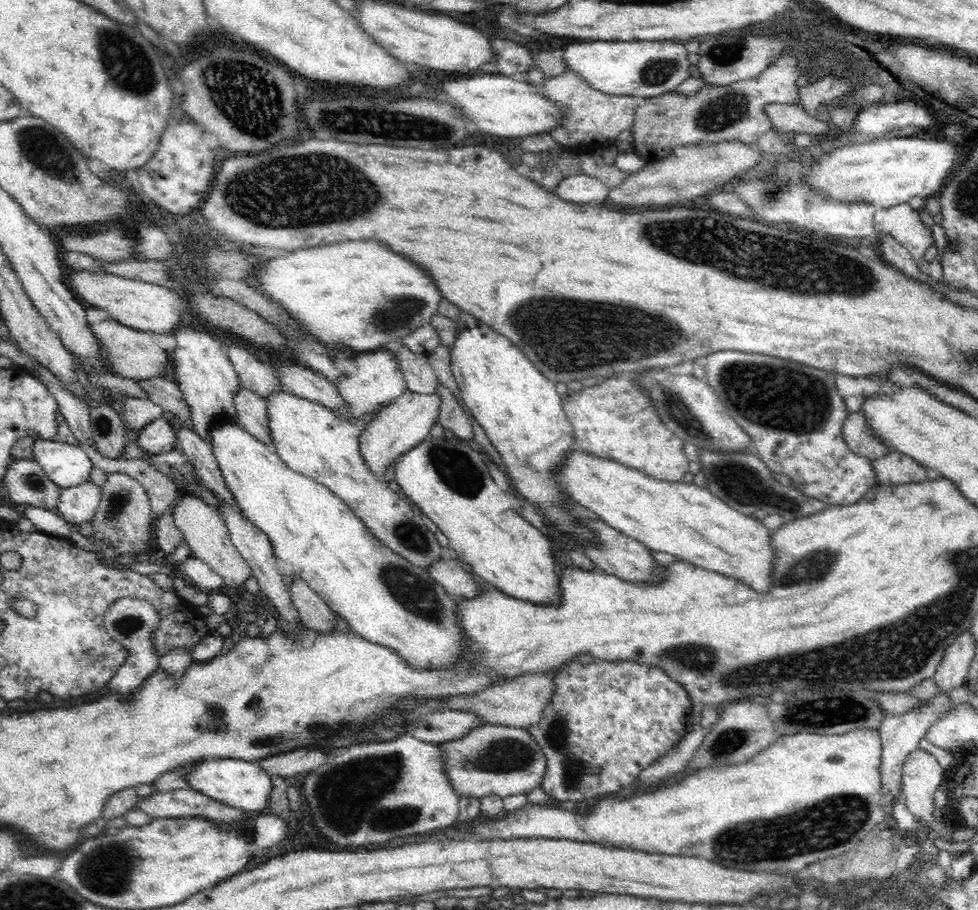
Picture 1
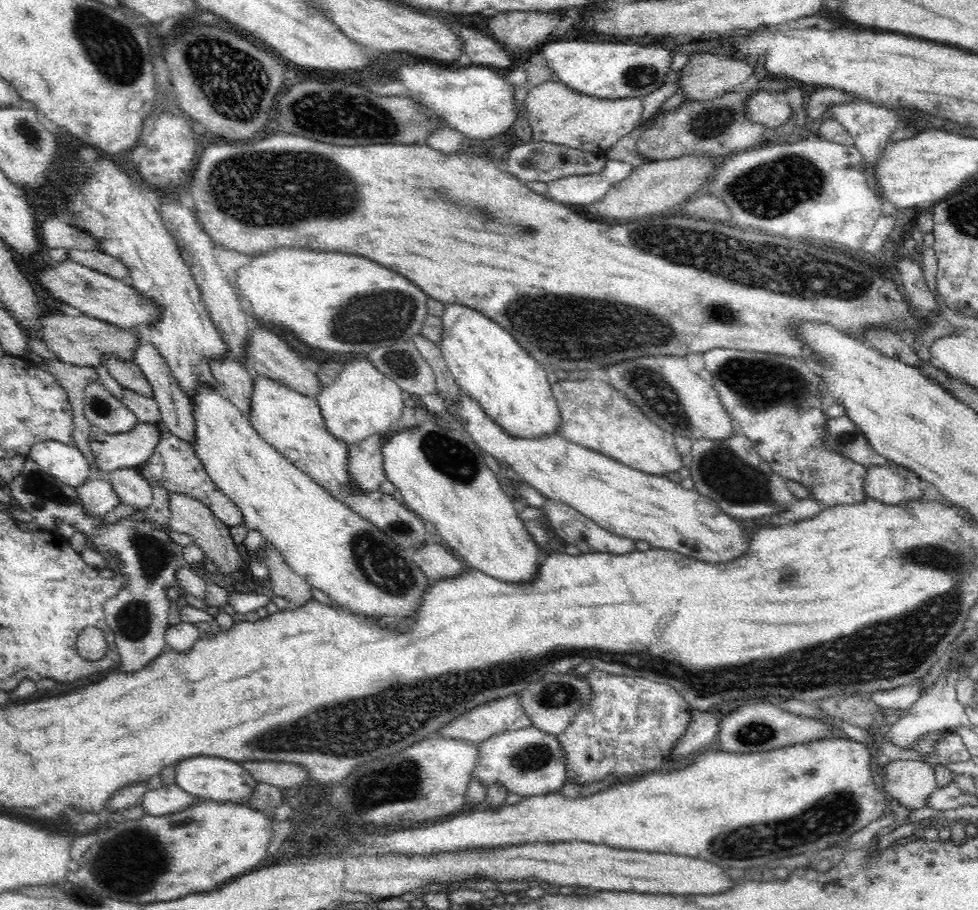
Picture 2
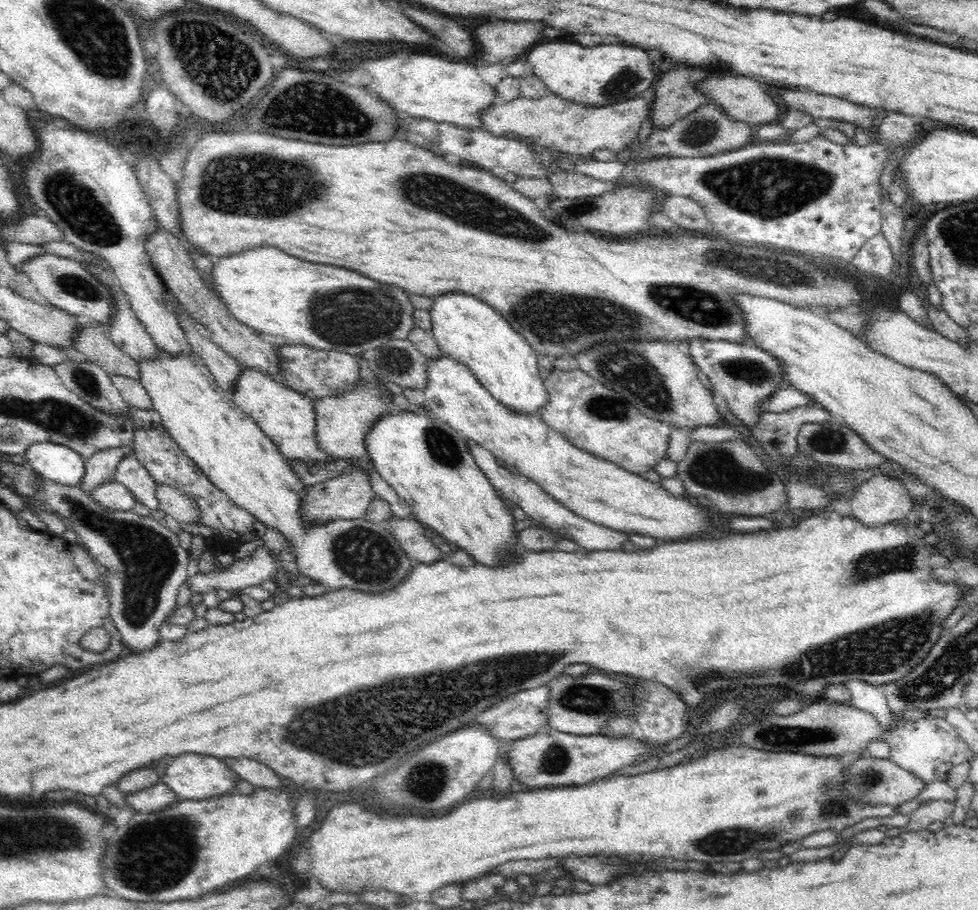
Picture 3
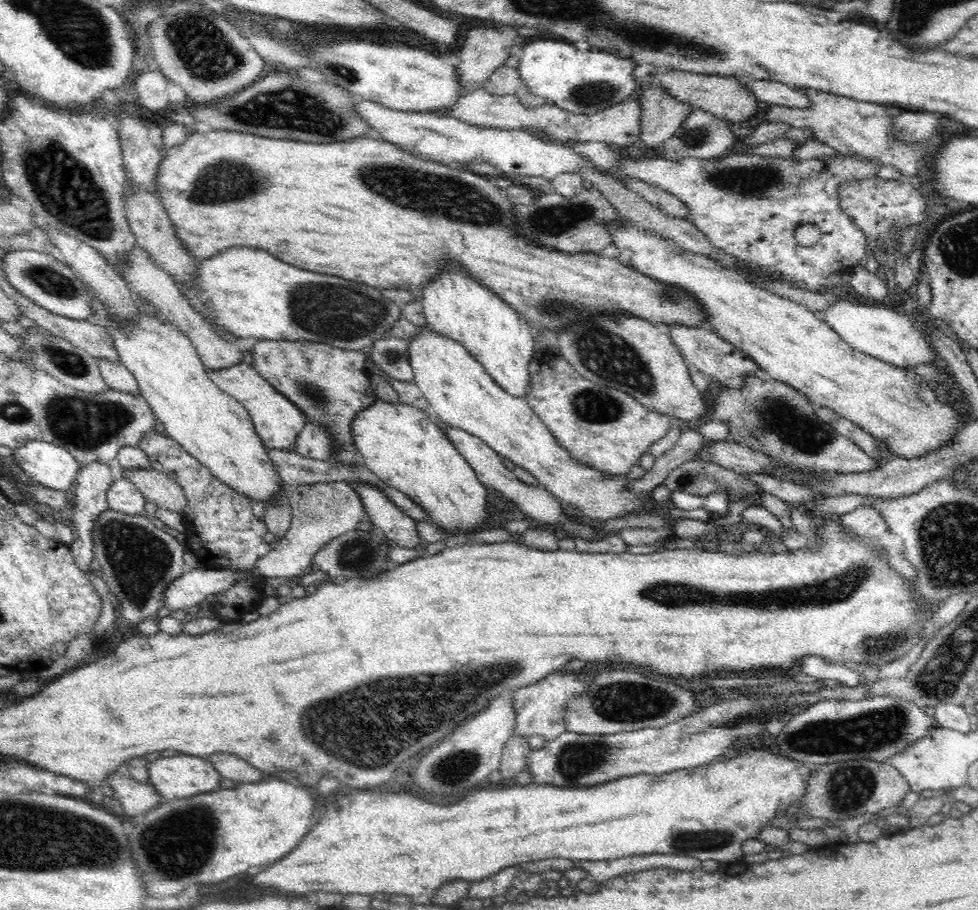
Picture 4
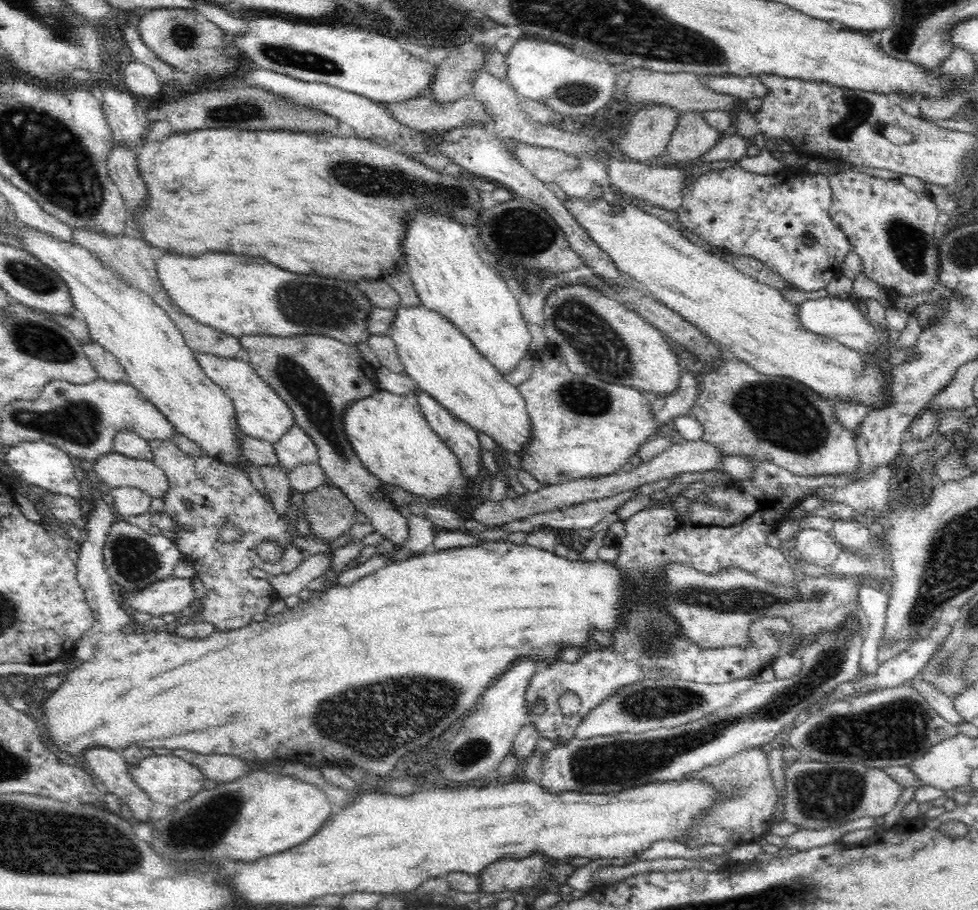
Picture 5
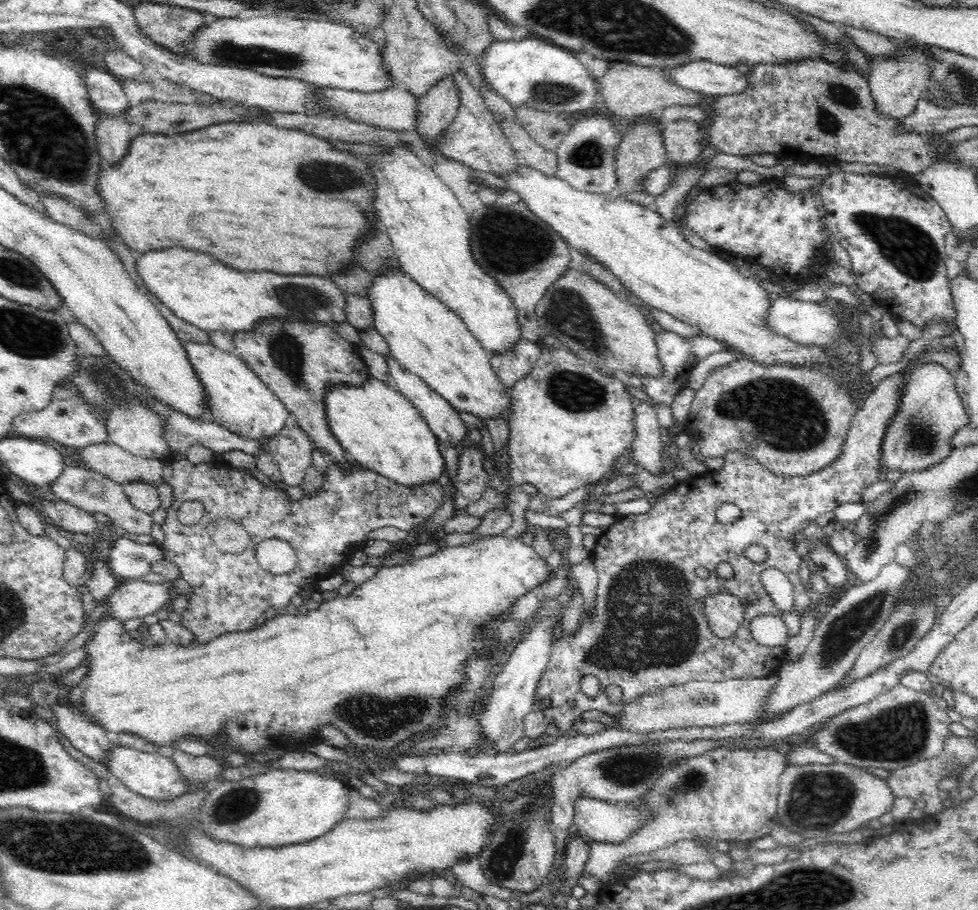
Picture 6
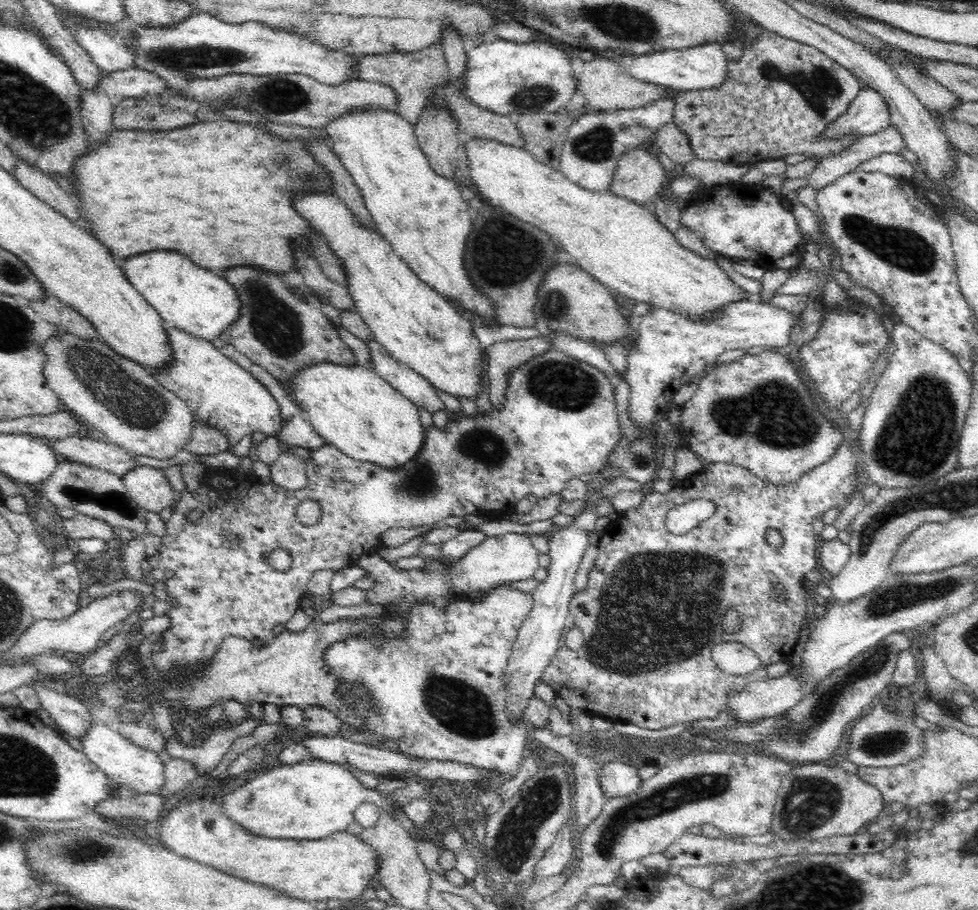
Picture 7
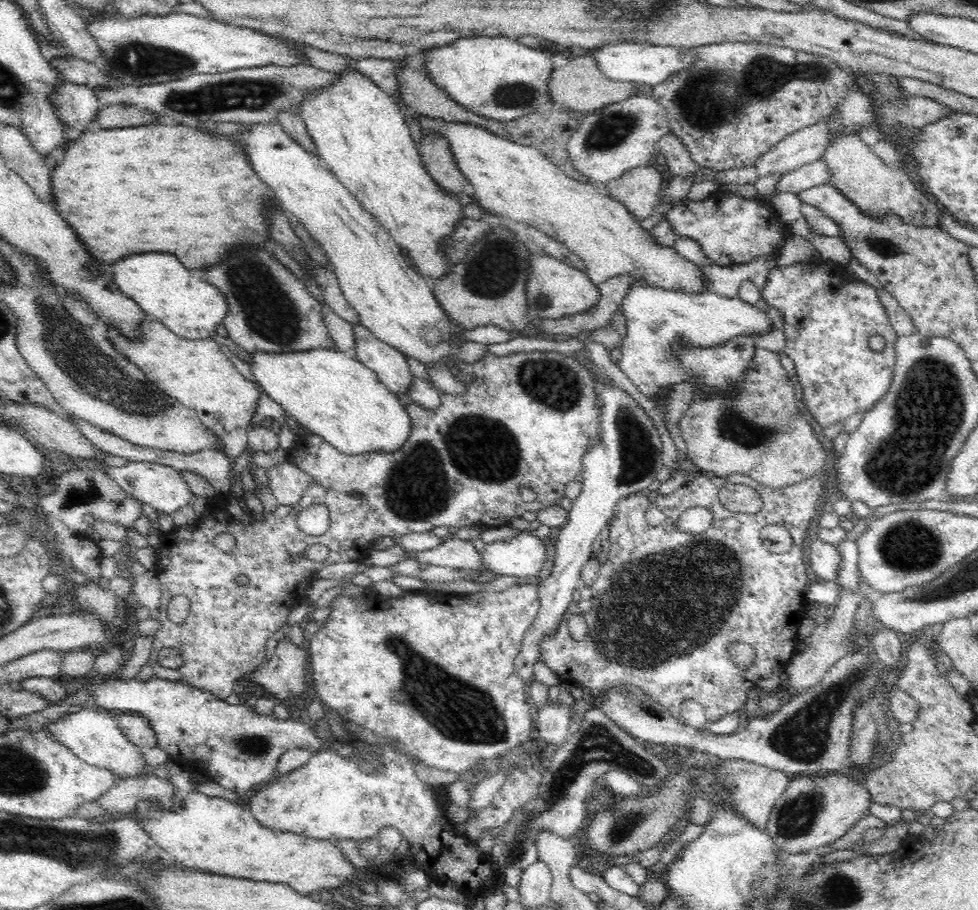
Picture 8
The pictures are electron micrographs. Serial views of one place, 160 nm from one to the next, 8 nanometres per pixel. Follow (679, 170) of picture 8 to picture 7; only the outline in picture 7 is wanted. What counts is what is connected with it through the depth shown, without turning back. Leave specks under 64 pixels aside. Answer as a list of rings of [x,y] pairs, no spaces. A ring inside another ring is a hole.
[[[670,122],[656,134],[656,146],[661,154],[668,156],[675,164],[686,165],[695,160],[694,152],[688,135],[676,127],[676,123]]]

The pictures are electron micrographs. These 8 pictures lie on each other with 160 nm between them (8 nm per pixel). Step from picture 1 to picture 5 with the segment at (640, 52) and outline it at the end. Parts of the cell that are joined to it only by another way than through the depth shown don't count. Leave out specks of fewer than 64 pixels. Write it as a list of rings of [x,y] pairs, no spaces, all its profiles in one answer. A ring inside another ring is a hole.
[[[519,40],[505,56],[507,64],[507,82],[520,96],[540,101],[552,109],[557,118],[568,116],[573,119],[589,119],[597,110],[605,107],[616,91],[614,83],[618,74],[612,71],[612,63],[608,60],[598,61],[585,54],[574,54],[562,44],[544,40]]]

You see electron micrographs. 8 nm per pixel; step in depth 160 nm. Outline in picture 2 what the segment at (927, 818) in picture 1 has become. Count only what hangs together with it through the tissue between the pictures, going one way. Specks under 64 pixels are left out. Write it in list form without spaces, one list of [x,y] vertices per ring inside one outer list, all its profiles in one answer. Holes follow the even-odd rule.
[[[890,761],[883,776],[885,779],[878,780],[881,791],[912,810],[926,806],[927,798],[939,787],[935,767],[922,761]]]

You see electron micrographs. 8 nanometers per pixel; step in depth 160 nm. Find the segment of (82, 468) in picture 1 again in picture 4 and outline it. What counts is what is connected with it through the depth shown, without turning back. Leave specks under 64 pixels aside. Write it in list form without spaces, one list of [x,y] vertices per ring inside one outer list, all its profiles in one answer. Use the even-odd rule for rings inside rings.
[[[44,441],[25,442],[20,448],[13,449],[10,459],[21,468],[27,479],[58,491],[72,489],[82,467],[67,448]]]

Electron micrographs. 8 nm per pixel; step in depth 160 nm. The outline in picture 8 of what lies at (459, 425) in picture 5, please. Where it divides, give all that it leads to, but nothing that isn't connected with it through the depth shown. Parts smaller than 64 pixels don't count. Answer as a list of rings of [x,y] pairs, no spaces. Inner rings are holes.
[[[362,323],[353,326],[355,359],[371,368],[394,394],[406,394],[413,381],[406,357],[392,345],[376,338]]]

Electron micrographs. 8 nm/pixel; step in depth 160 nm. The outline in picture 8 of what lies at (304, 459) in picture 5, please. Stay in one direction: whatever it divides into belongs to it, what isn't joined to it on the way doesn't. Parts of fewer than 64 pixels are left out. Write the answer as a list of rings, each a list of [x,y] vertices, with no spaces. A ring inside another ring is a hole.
[[[288,460],[268,468],[266,473],[277,504],[284,506],[296,506],[312,482],[311,476]]]

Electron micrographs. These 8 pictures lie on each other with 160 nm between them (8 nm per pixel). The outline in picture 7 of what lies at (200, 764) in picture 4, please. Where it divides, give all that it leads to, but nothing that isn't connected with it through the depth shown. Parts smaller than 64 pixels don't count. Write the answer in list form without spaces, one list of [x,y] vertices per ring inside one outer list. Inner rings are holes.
[[[95,722],[88,727],[88,732],[84,734],[81,742],[86,756],[110,779],[113,785],[120,784],[124,788],[133,789],[142,794],[159,794],[165,781],[165,764],[157,753],[135,746],[113,728]]]

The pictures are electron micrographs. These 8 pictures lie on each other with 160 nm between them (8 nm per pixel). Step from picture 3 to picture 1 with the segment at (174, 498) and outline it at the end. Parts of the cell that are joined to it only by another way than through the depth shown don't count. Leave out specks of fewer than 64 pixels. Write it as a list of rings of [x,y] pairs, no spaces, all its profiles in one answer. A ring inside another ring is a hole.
[[[185,493],[173,508],[172,518],[179,531],[182,532],[184,544],[190,548],[192,556],[205,561],[228,586],[240,586],[249,576],[252,576],[251,566],[233,545],[226,521],[220,515],[218,508],[205,503],[195,495]]]

